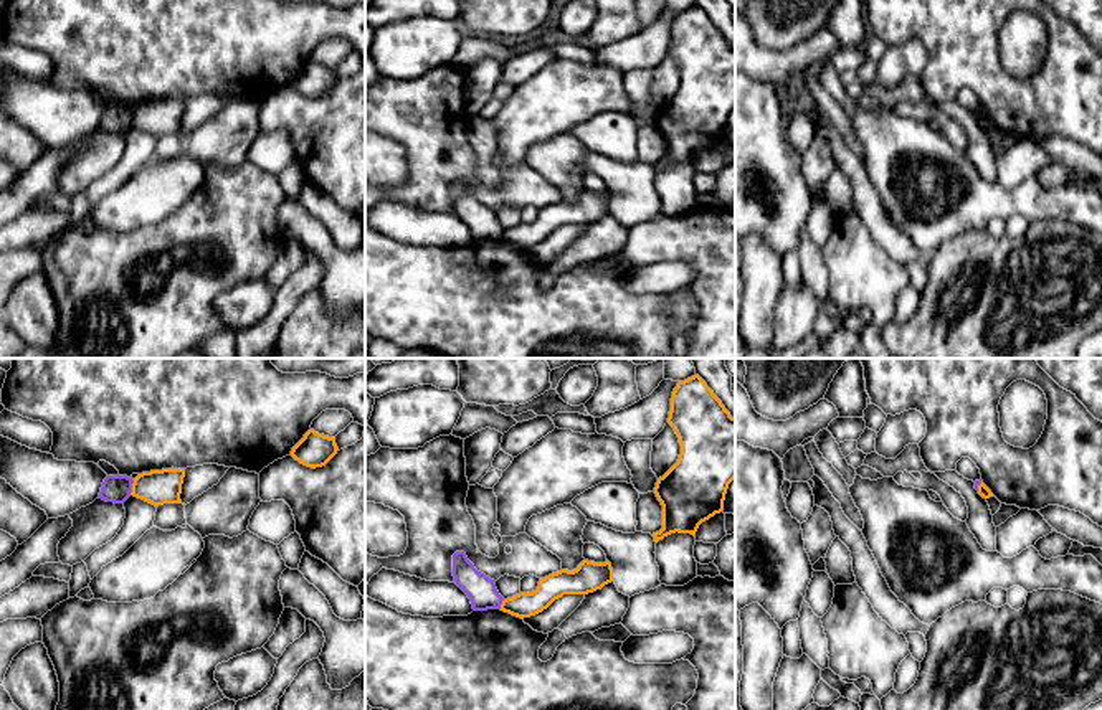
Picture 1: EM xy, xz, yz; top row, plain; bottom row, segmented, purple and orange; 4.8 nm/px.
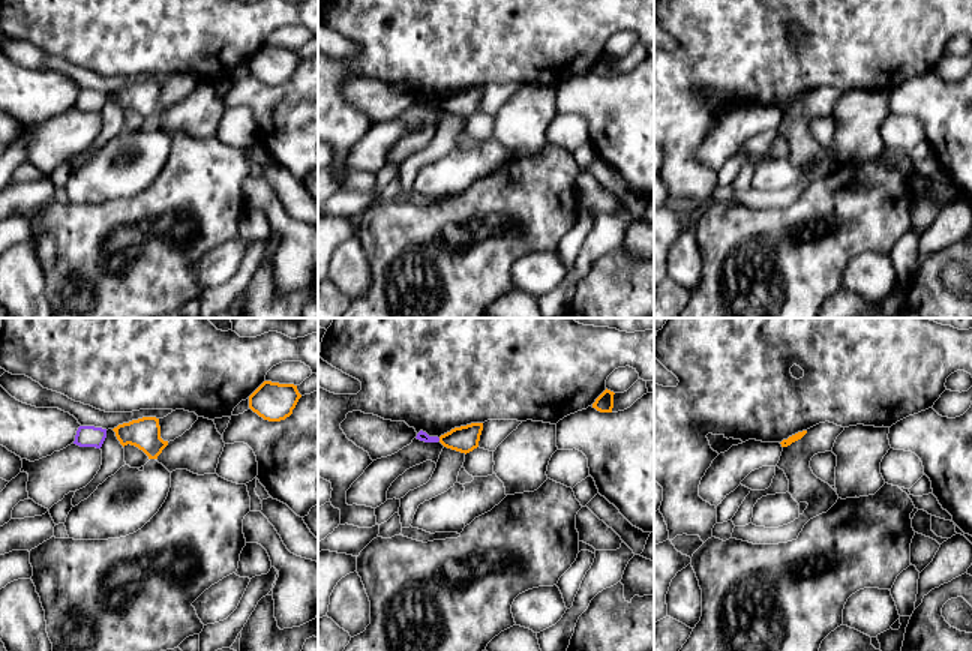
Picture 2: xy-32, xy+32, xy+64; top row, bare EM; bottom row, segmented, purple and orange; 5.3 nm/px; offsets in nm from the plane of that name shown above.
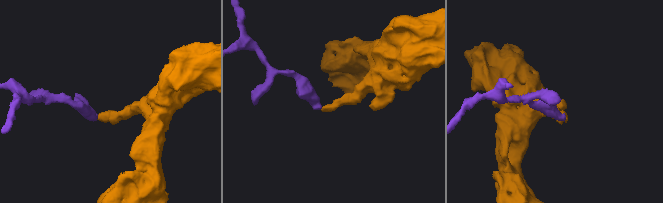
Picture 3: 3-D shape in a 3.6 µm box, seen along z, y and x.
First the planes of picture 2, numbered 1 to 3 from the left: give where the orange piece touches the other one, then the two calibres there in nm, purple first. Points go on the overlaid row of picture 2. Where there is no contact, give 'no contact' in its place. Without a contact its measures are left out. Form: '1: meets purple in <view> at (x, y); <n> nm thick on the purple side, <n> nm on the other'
1: no contact
2: no contact
3: no contact

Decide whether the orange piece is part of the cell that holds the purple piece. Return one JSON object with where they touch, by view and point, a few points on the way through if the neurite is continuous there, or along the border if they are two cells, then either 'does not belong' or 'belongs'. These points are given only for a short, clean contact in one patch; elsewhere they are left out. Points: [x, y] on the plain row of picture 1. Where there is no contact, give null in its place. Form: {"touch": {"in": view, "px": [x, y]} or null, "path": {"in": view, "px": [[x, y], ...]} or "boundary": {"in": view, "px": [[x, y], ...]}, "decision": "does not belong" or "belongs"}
{"touch": {"in": "xy", "px": [131, 118]}, "boundary": {"in": "xy", "px": [[134, 109], [129, 124]]}, "decision": "does not belong"}

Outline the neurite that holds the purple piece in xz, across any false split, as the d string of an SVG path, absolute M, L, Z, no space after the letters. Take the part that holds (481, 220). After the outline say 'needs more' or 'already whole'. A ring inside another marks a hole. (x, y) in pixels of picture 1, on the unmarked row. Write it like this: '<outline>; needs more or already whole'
M464 182L453 185L454 213L468 225L474 241L501 239L504 228L496 211L477 201Z; already whole

